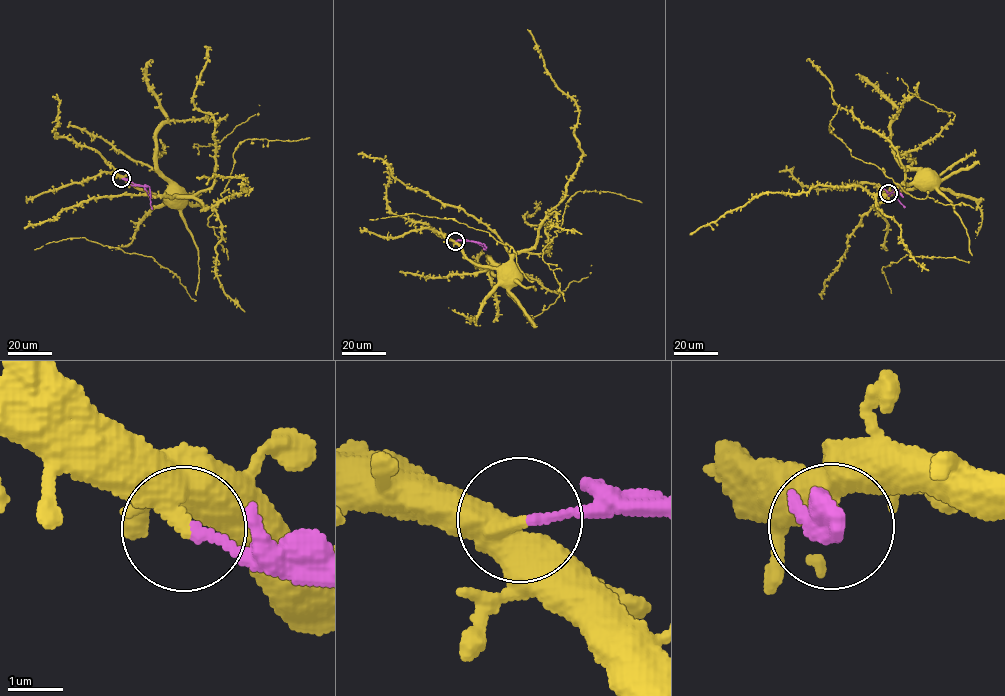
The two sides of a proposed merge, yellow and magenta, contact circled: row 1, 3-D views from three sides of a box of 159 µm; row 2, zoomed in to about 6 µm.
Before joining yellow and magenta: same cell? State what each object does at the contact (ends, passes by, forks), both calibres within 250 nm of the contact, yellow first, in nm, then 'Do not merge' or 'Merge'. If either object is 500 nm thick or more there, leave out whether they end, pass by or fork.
At the ring yellow ends. At the ring magenta ends. Thickness 400 nm (yellow) against 160 nm. Do not merge

